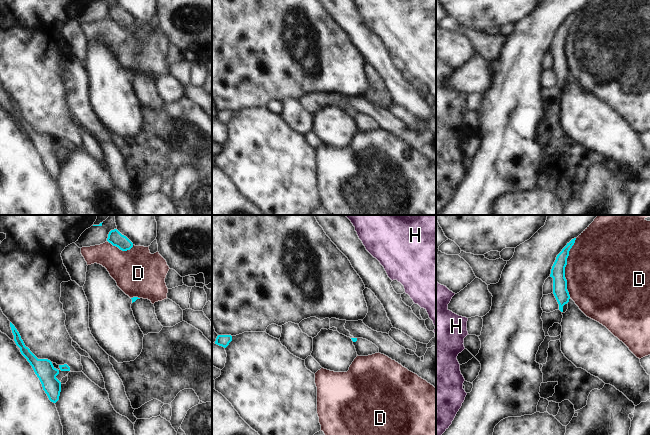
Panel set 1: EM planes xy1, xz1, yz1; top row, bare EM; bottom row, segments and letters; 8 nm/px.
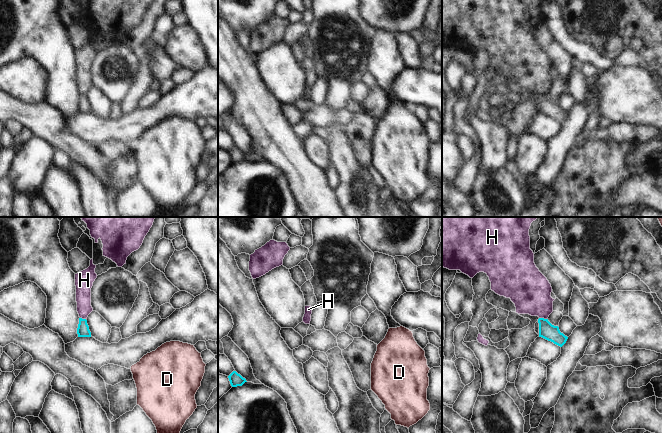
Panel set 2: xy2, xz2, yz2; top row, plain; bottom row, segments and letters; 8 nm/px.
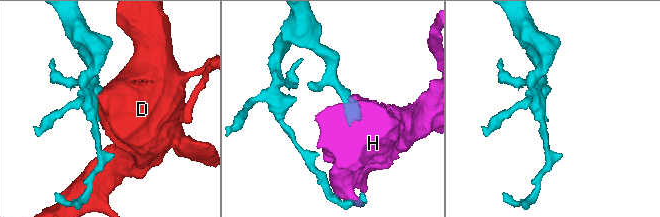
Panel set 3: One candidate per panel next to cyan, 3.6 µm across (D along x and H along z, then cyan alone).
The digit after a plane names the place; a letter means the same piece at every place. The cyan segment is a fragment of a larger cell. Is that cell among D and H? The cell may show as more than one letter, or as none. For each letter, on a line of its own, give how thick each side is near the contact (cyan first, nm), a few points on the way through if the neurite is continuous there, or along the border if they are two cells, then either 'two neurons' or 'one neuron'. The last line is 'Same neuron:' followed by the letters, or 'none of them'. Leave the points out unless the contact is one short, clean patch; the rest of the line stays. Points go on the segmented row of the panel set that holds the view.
D: 120/480 nm | two neurons
H: 130/320 nm | along yz2 (539, 317), (546, 319) | two neurons
Same neuron: none of them

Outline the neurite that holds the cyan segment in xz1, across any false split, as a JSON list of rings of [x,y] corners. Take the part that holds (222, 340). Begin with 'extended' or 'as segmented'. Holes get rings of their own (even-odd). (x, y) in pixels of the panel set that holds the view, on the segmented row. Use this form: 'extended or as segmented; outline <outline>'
as segmented; outline [[[218,335],[215,344],[226,348],[231,341],[232,341],[231,335]]]

